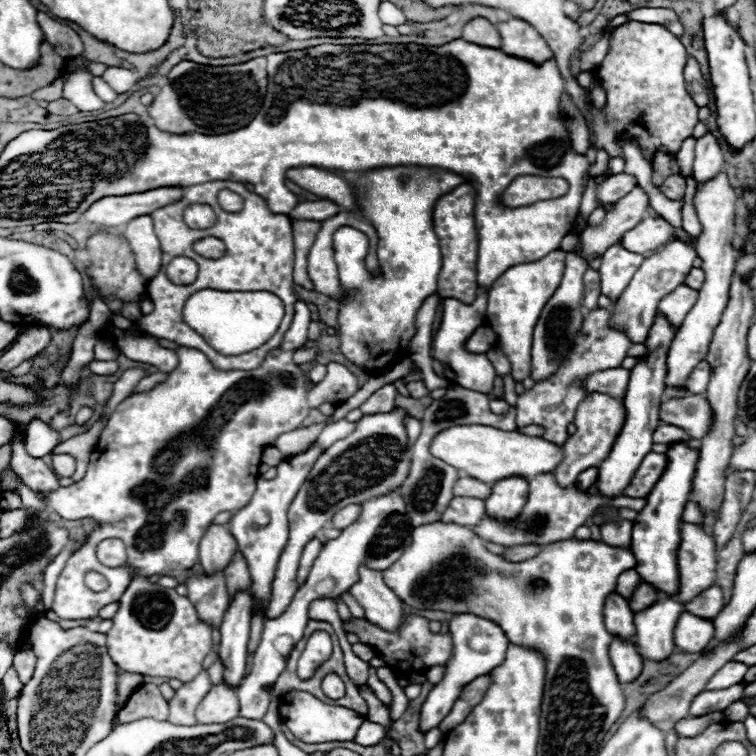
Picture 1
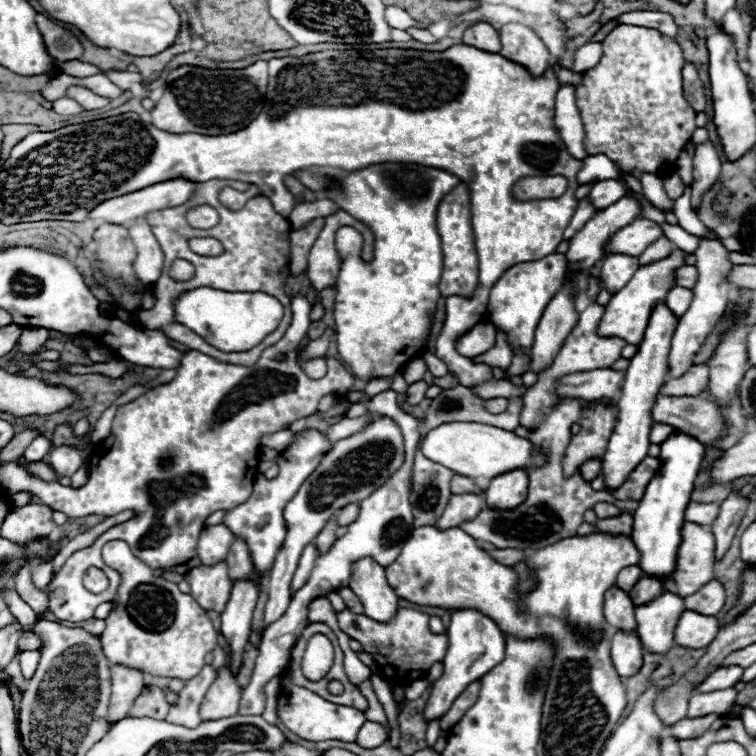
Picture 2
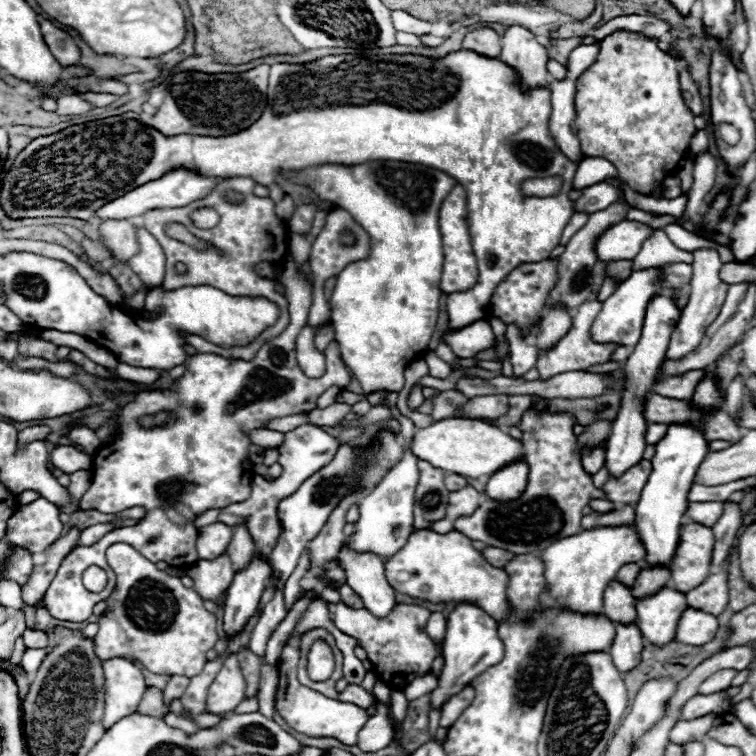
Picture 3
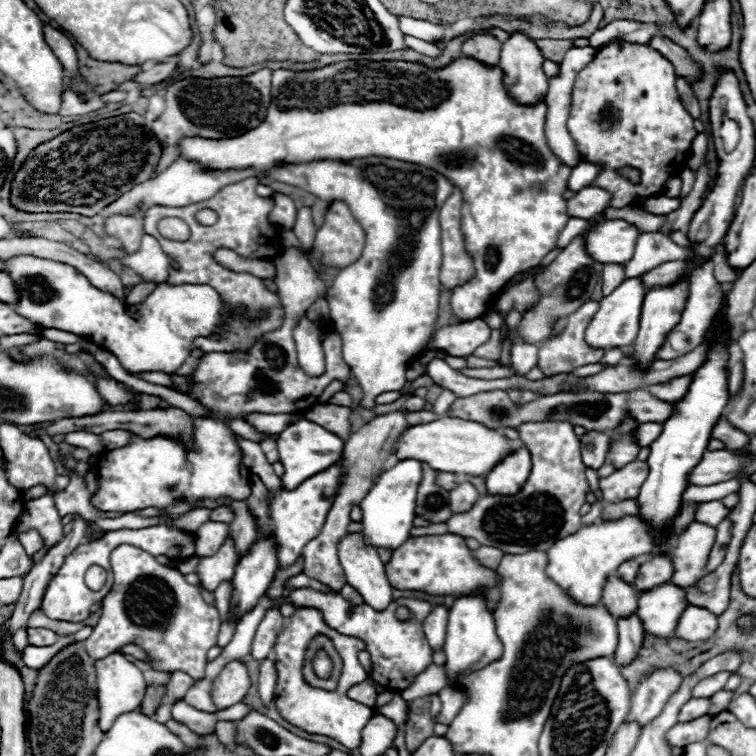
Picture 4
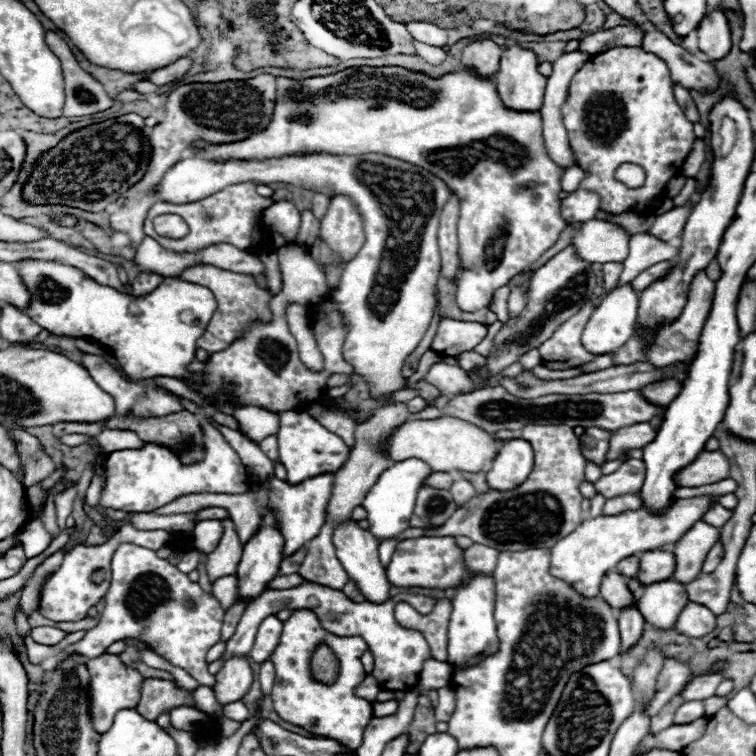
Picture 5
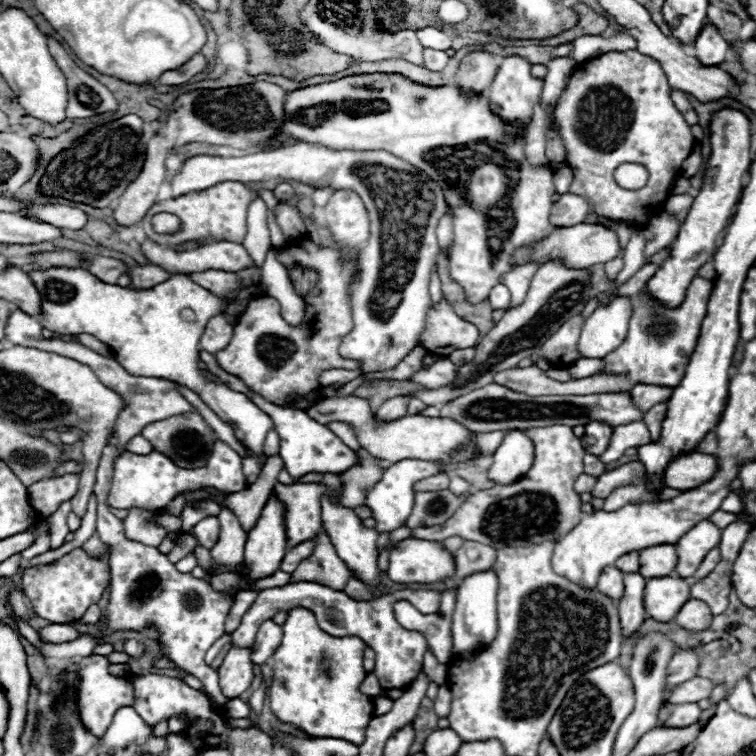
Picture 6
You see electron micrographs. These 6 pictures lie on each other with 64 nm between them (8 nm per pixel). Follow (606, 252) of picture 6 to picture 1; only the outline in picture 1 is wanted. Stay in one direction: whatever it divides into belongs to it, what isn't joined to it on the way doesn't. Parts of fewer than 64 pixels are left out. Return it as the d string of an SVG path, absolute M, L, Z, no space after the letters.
M646 216L636 228L632 228L620 240L632 252L650 254L650 252L662 248L664 244L668 244L674 238L674 230L676 228L672 224L668 224L662 216L658 216L658 218Z

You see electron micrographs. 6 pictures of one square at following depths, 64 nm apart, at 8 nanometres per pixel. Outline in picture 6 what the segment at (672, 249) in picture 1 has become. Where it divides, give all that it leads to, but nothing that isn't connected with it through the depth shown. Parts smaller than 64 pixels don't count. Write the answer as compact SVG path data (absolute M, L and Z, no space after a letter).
M616 296L604 308L596 308L586 318L578 340L584 358L604 358L608 352L616 350L628 334L630 316L632 302L628 296Z

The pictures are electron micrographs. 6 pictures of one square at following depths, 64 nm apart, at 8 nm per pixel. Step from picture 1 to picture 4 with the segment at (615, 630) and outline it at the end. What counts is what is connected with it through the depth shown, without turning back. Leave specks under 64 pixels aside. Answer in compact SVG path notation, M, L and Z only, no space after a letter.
M610 576L602 590L602 604L614 618L628 618L636 614L636 592L618 576Z

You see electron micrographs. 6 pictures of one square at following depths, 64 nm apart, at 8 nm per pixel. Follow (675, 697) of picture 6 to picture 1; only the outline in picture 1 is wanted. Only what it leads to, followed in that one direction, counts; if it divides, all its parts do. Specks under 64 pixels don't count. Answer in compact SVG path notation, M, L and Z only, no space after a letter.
M730 660L728 664L724 664L724 668L720 668L712 676L712 680L708 682L708 686L704 690L722 690L722 688L730 688L734 684L740 684L744 680L746 672L748 672L748 666L744 662Z

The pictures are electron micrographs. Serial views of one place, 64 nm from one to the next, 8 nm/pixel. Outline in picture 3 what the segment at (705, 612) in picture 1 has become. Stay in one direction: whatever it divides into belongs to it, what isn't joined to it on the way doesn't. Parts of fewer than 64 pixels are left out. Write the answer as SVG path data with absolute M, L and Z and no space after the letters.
M726 562L720 566L720 572L714 572L700 584L700 588L694 588L686 594L688 606L718 616L724 612L728 604L728 582L726 582Z

